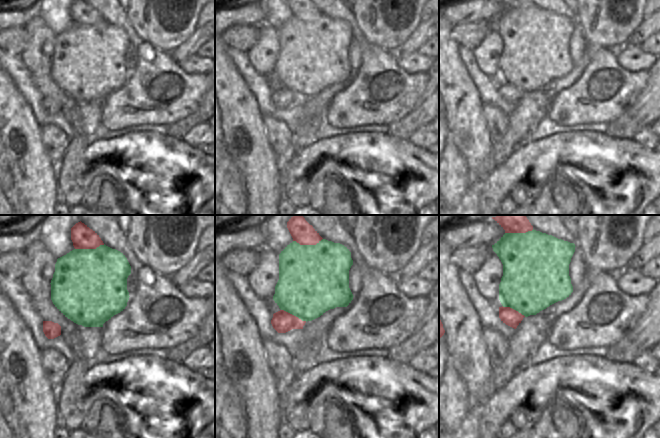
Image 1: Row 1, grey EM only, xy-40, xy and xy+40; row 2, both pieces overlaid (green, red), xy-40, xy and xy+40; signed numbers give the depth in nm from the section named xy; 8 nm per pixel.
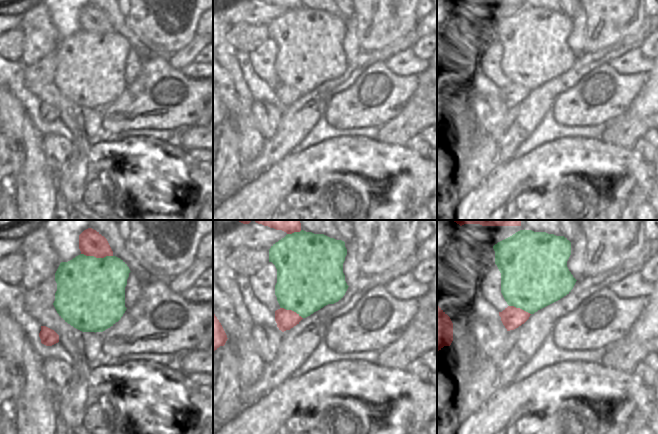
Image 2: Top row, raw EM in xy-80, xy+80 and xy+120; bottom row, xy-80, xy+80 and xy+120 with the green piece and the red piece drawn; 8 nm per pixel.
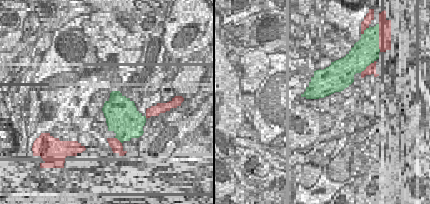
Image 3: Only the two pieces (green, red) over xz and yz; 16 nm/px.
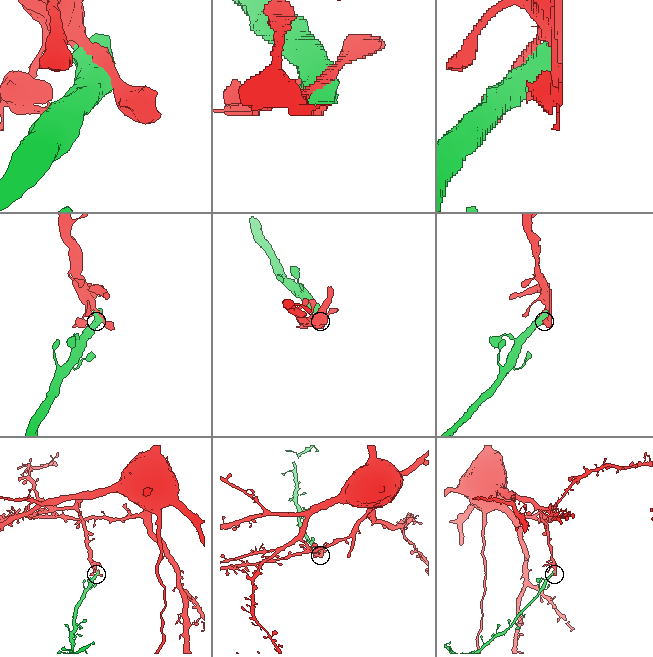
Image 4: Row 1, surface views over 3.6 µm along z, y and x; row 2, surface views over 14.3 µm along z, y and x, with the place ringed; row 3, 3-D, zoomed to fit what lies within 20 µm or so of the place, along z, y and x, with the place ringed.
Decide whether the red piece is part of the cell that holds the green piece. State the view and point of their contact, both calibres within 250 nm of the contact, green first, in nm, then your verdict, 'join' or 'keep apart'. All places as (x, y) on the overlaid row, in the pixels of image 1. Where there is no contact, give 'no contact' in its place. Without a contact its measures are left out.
xy (307, 245) | 500/180 nm | keep apart

